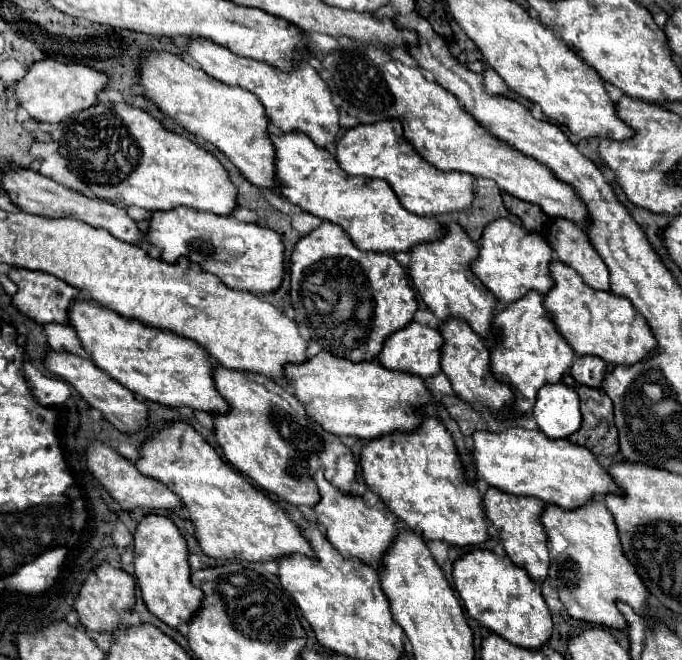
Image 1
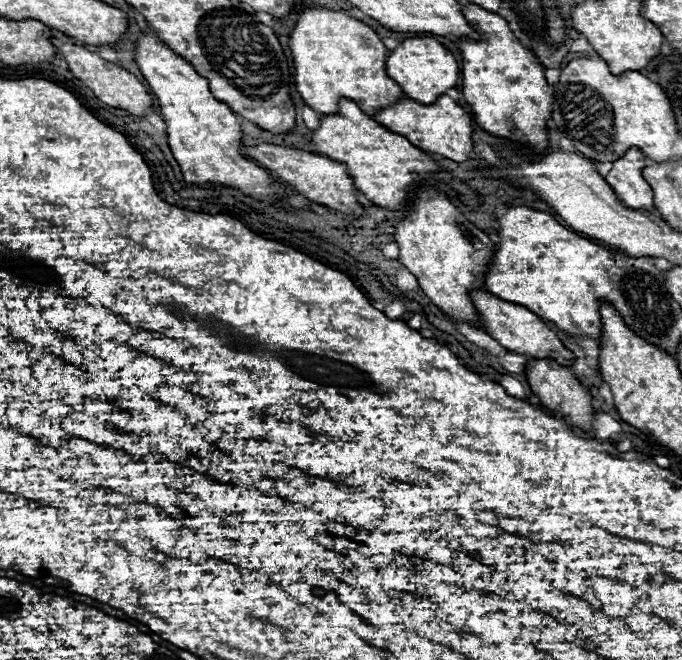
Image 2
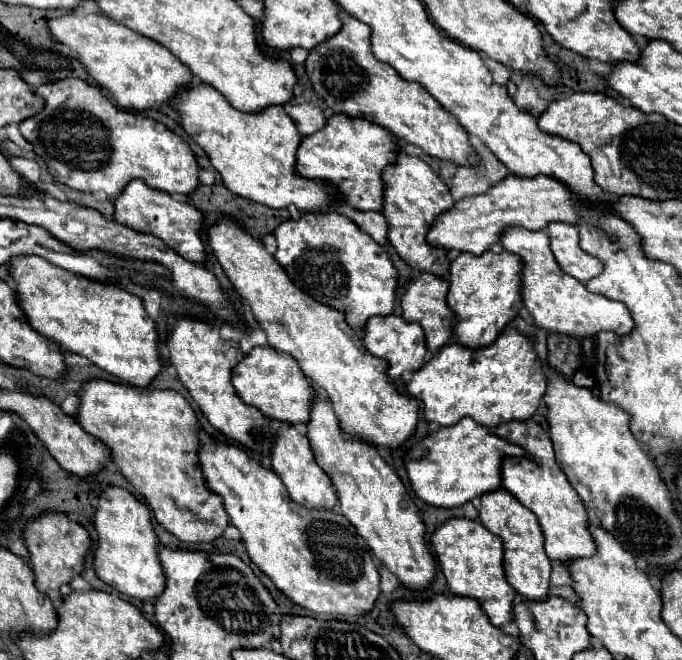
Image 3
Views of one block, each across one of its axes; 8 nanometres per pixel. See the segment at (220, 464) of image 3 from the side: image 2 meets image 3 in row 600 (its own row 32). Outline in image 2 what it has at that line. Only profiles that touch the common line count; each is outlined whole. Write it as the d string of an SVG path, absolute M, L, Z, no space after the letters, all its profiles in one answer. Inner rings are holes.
M302 6L298 10L296 30L290 36L290 50L296 66L296 90L304 102L320 114L336 114L338 102L348 98L366 114L374 116L382 108L404 98L402 88L386 74L388 50L378 34L370 26L342 12L320 6Z

